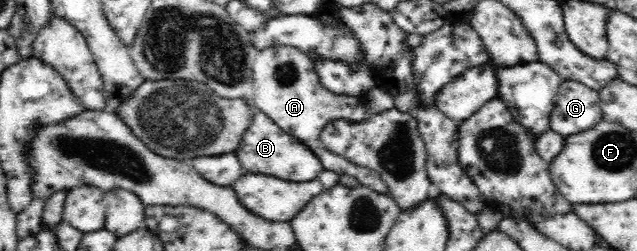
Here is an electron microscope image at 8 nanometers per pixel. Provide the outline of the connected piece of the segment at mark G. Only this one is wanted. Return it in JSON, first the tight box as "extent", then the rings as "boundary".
{"extent":[550,80,602,137],"boundary":[[[574,80],[564,81],[550,113],[550,129],[564,137],[571,136],[592,129],[602,120],[599,92]]]}

